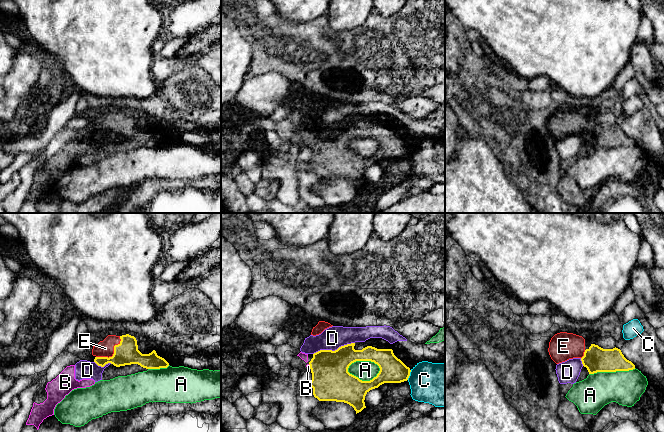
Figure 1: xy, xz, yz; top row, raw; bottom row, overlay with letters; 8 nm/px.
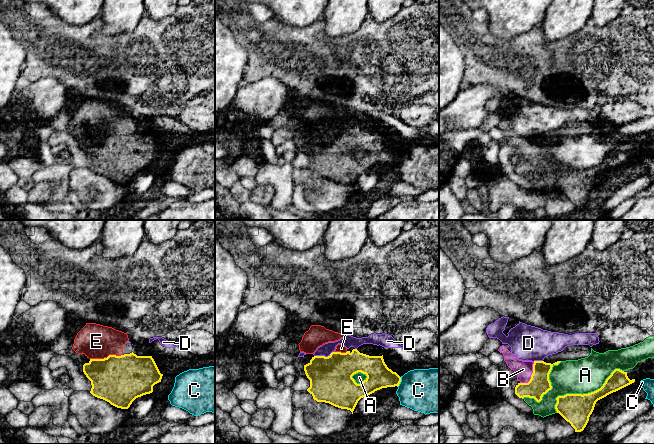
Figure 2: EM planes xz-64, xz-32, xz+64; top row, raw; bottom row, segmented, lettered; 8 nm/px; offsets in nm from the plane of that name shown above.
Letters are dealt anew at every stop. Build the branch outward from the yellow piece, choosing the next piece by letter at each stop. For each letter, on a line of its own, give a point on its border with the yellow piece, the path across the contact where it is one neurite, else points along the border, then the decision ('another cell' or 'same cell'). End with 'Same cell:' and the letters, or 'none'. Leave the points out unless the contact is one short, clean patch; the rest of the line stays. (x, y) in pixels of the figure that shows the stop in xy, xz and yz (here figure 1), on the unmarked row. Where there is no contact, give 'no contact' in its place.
A: meets yellow in xz at (365, 136); another cell
B: meets yellow in xz at (310, 142); runs through xz (331, 157), (316, 142), (310, 142), (308, 142); same cell
C: meets yellow in xz at (409, 151); border along xz (411, 146), (407, 155); another cell
D: meets yellow in xz at (333, 127); border along xz (354, 118), (341, 121), (334, 126), (318, 126), (313, 130); another cell
E: meets yellow in xy at (114, 129); runs through xy (126, 129), (114, 129), (105, 124); same cell
Same cell: B, E

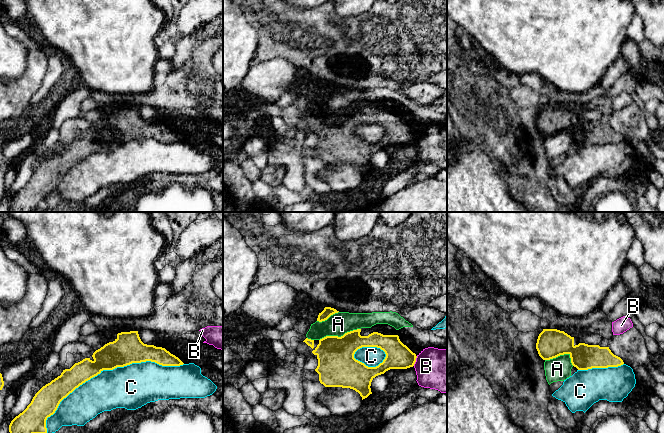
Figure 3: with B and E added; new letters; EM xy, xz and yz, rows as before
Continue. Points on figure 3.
A: meets yellow in xz at (339, 113); border along xz (360, 104), (347, 107), (340, 112), (324, 112), (319, 116); another cell
B: meets yellow in xz at (415, 137); border along xz (417, 132), (413, 141); another cell
C: meets yellow in xy at (105, 145); another cell
Same cell: none

